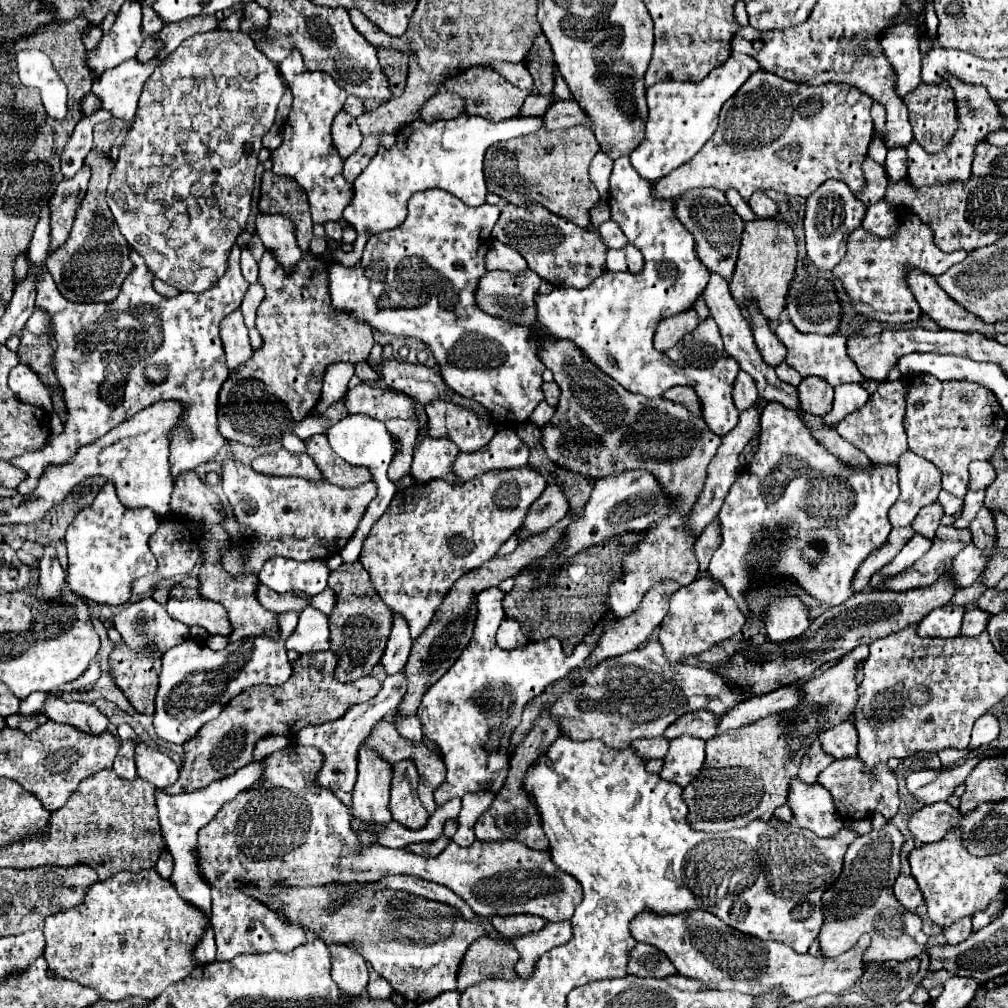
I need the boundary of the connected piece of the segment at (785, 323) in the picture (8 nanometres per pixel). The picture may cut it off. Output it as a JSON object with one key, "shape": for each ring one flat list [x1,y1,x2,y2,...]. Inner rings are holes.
{"shape":[[781,320,777,324,777,336,779,340,787,346,787,358,785,362,795,368,803,378,805,376,819,376,823,380,827,380,831,386,839,386,845,382,861,382,867,388,877,388,879,384,873,380,867,380,855,366,855,362,847,356,845,350,845,342,847,338,841,334,833,334,833,336,823,336,823,334,803,334,797,328,793,328,793,324,789,320]]}

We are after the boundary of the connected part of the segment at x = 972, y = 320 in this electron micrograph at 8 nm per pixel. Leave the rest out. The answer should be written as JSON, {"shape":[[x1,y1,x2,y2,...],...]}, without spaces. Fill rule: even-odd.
{"shape":[[907,268,907,284,919,302,923,314,935,320,945,330,959,332,979,332,983,336,993,336,995,332,1007,332,1007,322,985,324,971,312,967,312,961,304,951,300,947,292,943,292,935,280,935,276,919,270]]}

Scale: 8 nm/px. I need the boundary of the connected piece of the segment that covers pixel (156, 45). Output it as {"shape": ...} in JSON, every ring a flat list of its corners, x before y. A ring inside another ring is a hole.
{"shape":[[149,36,149,38,143,42,143,48,137,52,137,58,147,62,147,60,155,58,155,56,161,52,161,48,163,48,163,40,159,40,159,38,155,38,155,36]]}

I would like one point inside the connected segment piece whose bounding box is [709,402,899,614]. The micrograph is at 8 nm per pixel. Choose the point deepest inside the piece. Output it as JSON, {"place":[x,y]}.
{"place":[826,501]}

